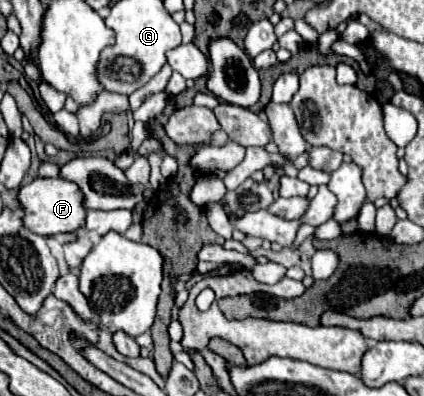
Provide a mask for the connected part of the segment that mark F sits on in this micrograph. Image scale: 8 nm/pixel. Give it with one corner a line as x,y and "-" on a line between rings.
37,177
31,183
21,185
19,189
19,201
23,205
25,217
23,223
29,231
37,235
55,235
55,233
73,233
85,225
85,207
83,207
83,193
81,189
61,177
55,179
43,179

